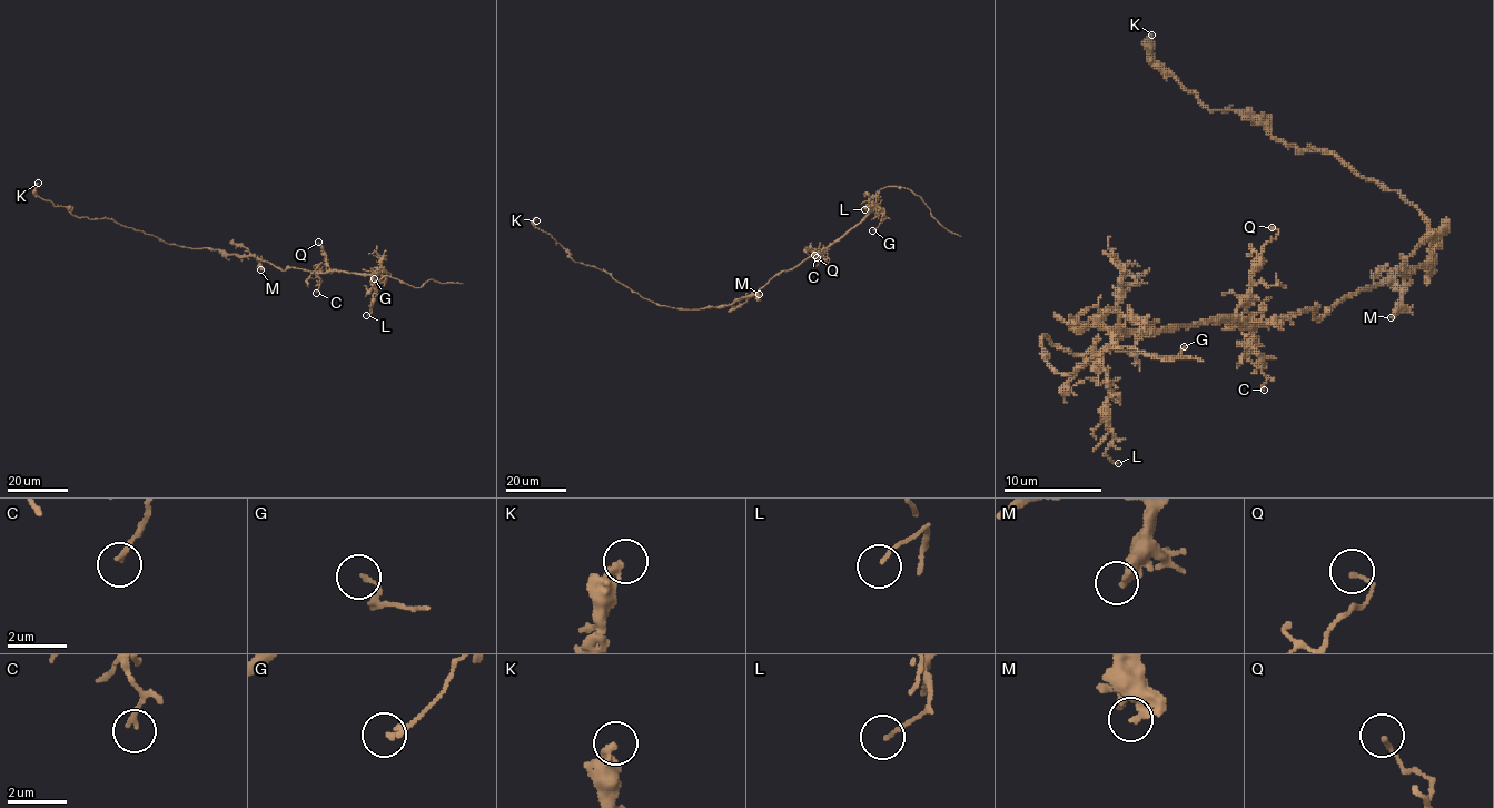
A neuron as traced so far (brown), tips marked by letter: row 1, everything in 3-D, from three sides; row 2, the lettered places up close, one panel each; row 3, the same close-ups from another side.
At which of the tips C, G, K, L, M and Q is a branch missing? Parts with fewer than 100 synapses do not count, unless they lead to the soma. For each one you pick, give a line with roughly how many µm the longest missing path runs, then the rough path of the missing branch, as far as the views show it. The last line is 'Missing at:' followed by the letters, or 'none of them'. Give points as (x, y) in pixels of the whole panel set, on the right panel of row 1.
Missing at: none of them

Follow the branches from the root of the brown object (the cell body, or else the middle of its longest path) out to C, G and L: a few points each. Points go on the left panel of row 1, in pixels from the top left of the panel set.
C: (256, 257), (283, 269), (299, 267), (315, 272), (320, 279), (316, 293)
G: (256, 257), (283, 269), (299, 267), (325, 273), (379, 274), (386, 281), (374, 278)
L: (256, 257), (283, 269), (299, 267), (325, 273), (368, 274), (376, 289), (372, 312), (366, 315)

